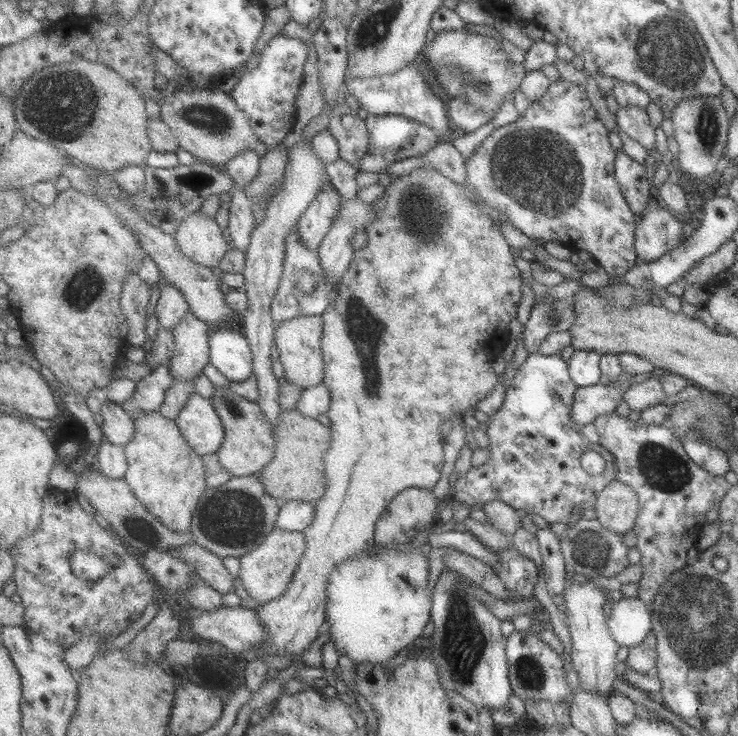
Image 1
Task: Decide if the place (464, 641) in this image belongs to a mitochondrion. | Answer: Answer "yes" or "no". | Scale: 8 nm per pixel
yes

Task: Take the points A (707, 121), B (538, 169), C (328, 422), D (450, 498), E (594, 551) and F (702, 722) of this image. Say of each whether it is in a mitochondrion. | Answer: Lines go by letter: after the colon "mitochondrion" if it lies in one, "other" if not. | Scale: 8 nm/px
A: mitochondrion
B: mitochondrion
C: other
D: other
E: mitochondrion
F: other

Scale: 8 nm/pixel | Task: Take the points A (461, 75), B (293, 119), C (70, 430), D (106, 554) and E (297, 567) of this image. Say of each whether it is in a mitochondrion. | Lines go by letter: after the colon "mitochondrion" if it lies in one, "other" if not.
A: mitochondrion
B: other
C: other
D: other
E: other

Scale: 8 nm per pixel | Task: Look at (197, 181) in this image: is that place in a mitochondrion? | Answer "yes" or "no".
no

